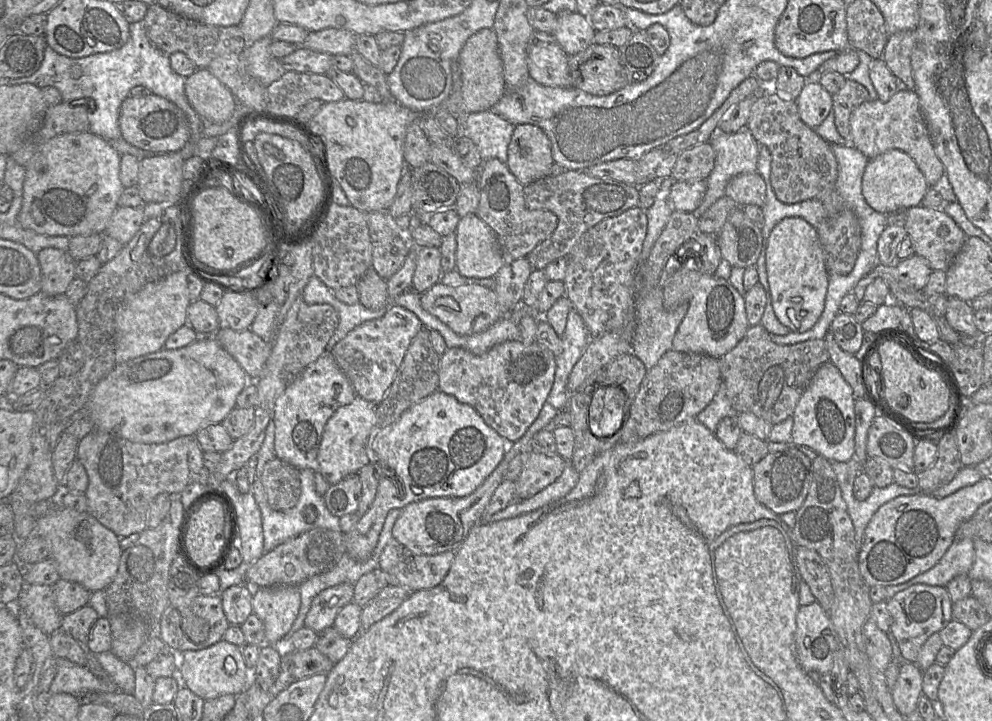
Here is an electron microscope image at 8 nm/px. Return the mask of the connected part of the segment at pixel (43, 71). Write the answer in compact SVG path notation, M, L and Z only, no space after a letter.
M144 21L130 23L130 38L128 42L120 49L96 53L82 58L70 58L57 53L49 45L46 46L43 61L39 69L28 77L12 78L3 80L4 84L18 85L24 83L34 84L39 88L53 86L59 90L62 96L62 102L71 103L75 100L85 100L88 103L89 130L105 140L114 140L122 137L119 127L119 114L122 102L130 95L132 88L144 86L152 94L161 96L174 104L181 110L183 107L183 97L188 100L185 94L185 81L181 75L177 74L171 67L170 57L156 48L148 39Z

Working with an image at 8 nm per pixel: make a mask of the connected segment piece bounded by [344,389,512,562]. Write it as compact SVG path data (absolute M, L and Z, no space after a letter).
M439 389L425 399L411 406L400 416L400 418L396 422L385 428L375 437L375 440L373 442L373 450L379 458L378 463L375 463L375 472L378 475L377 493L369 510L360 518L357 524L349 532L344 534L346 553L348 553L348 555L352 559L360 562L369 559L375 549L375 546L377 545L386 516L391 509L402 509L412 502L417 502L428 498L465 497L471 494L485 481L485 479L496 469L496 467L502 461L506 453L506 447L508 446L508 444L512 443L507 443L507 441L502 436L500 436L493 428L487 425L483 418L472 406L459 402L455 397L449 394L445 394Z

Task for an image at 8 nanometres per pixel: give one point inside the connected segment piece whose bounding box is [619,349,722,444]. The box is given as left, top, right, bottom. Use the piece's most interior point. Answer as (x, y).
(681, 384)

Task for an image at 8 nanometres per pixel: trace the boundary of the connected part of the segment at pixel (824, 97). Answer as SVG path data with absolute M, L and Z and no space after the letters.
M815 77L805 78L805 85L795 100L801 120L812 129L818 127L832 109L832 98Z

